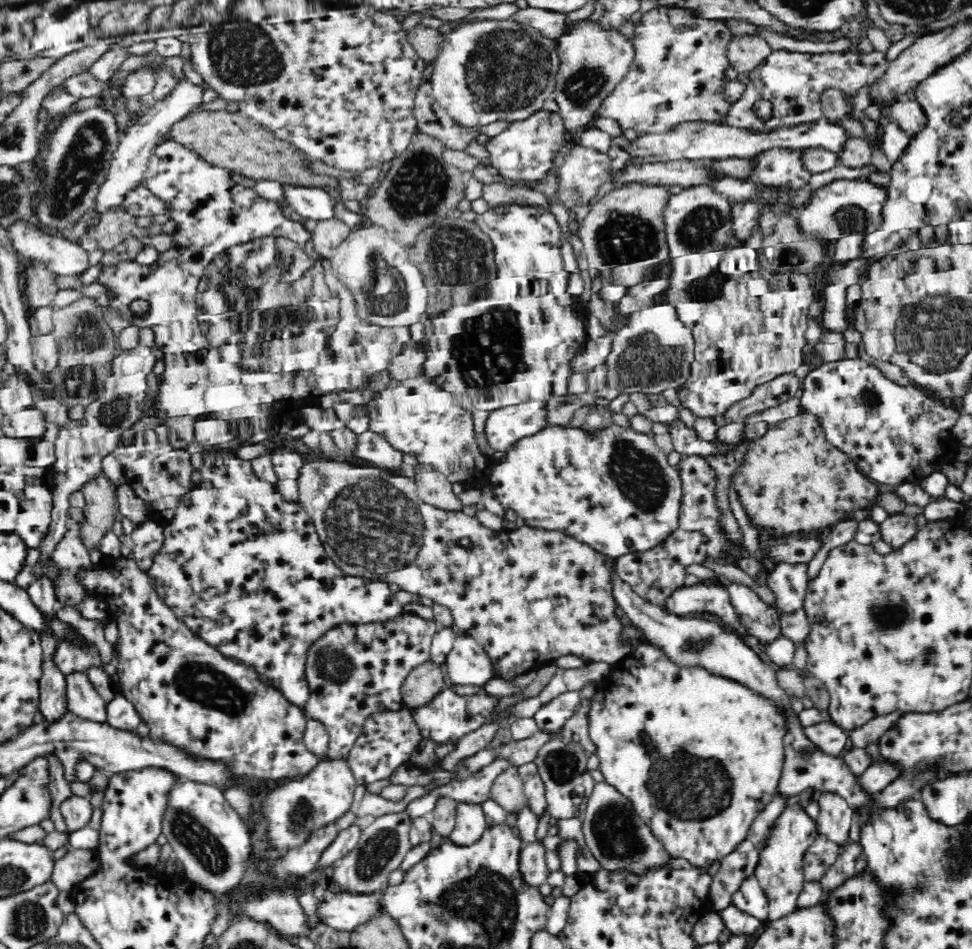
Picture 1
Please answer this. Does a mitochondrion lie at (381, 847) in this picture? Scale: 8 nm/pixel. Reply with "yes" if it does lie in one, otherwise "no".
yes

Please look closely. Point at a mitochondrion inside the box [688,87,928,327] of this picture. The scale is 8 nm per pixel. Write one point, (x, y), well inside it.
(853, 217)

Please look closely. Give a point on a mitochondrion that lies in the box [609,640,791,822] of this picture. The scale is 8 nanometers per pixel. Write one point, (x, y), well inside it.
(721, 791)

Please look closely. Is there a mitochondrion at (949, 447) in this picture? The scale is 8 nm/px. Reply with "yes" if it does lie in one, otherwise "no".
no

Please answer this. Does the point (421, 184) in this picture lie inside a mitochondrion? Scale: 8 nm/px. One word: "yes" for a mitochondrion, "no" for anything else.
yes

